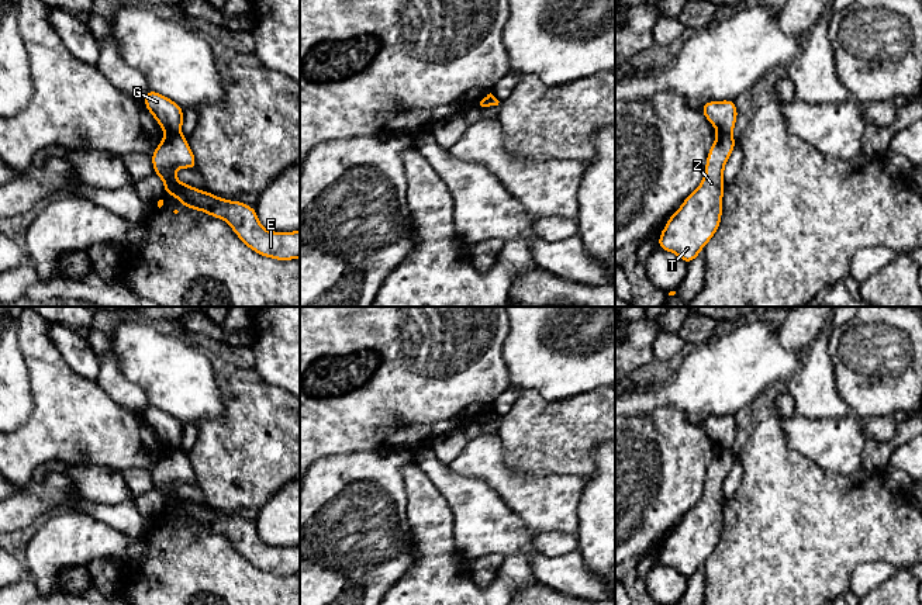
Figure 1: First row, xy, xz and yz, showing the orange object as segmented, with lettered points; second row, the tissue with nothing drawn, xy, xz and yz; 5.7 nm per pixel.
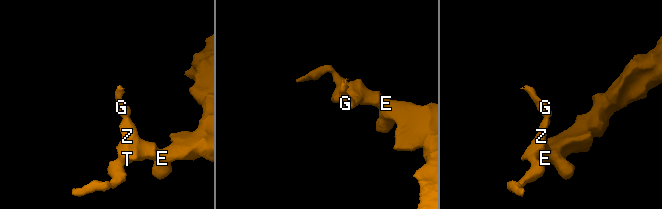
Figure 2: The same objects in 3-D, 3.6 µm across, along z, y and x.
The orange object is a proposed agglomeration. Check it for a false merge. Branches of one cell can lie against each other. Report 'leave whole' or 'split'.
split

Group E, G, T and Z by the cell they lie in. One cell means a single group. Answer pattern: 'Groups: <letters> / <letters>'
Groups: E T Z / G

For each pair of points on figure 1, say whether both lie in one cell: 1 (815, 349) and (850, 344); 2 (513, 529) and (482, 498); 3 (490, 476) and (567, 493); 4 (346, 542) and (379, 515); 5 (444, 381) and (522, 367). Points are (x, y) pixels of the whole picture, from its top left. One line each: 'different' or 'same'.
1: different
2: same
3: same
4: same
5: different

